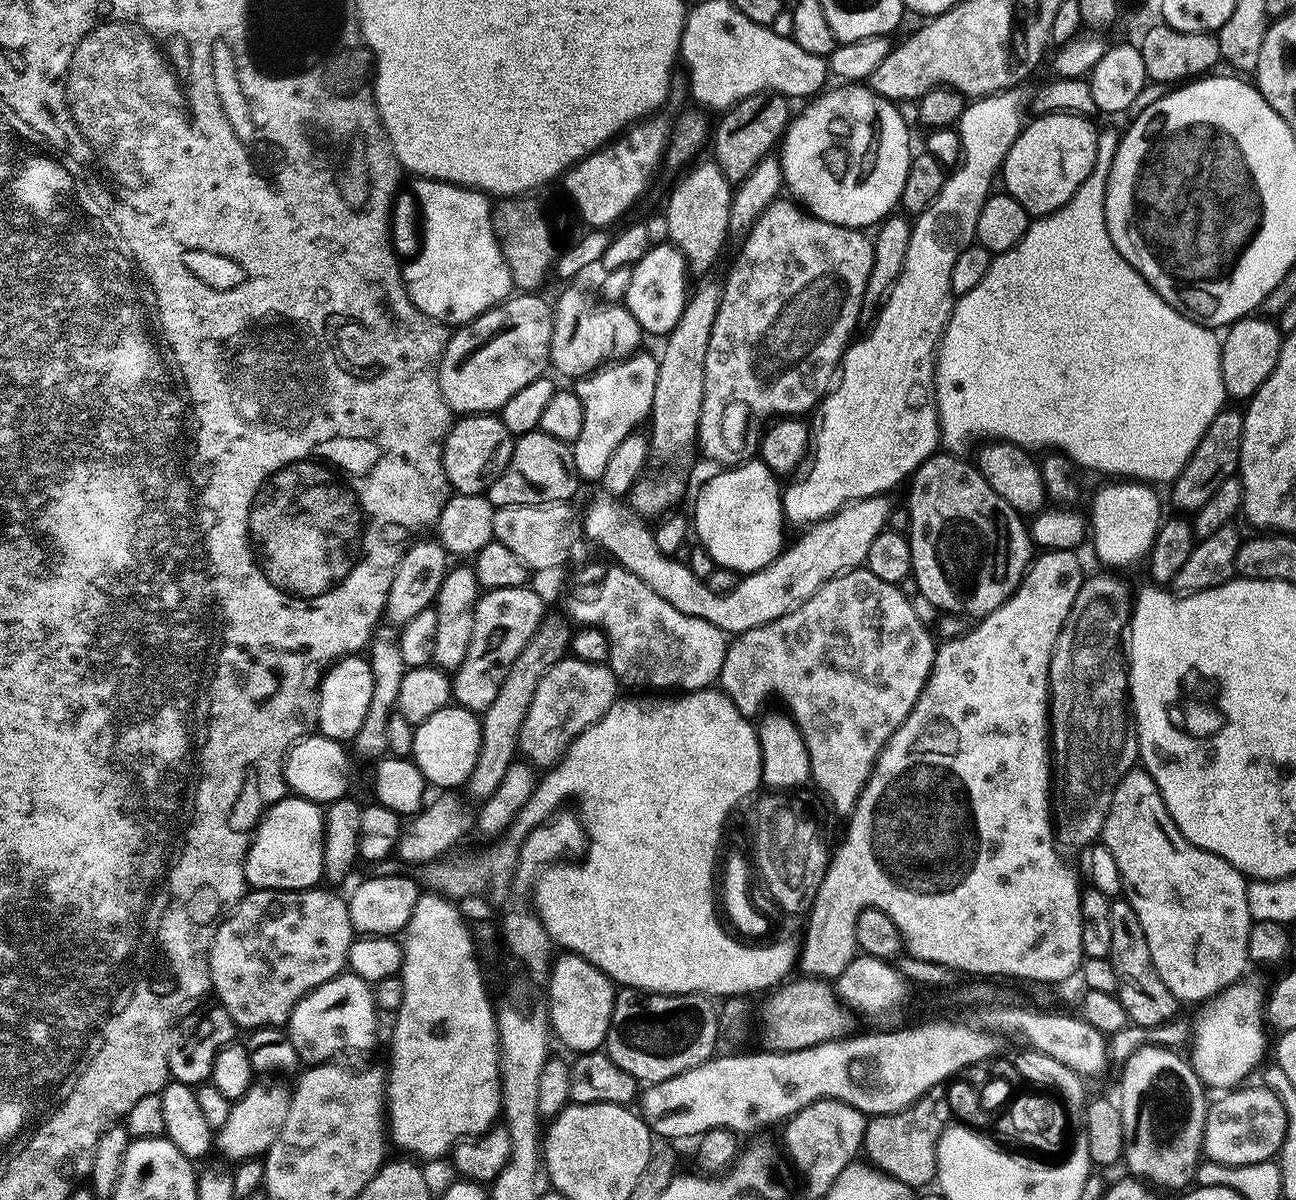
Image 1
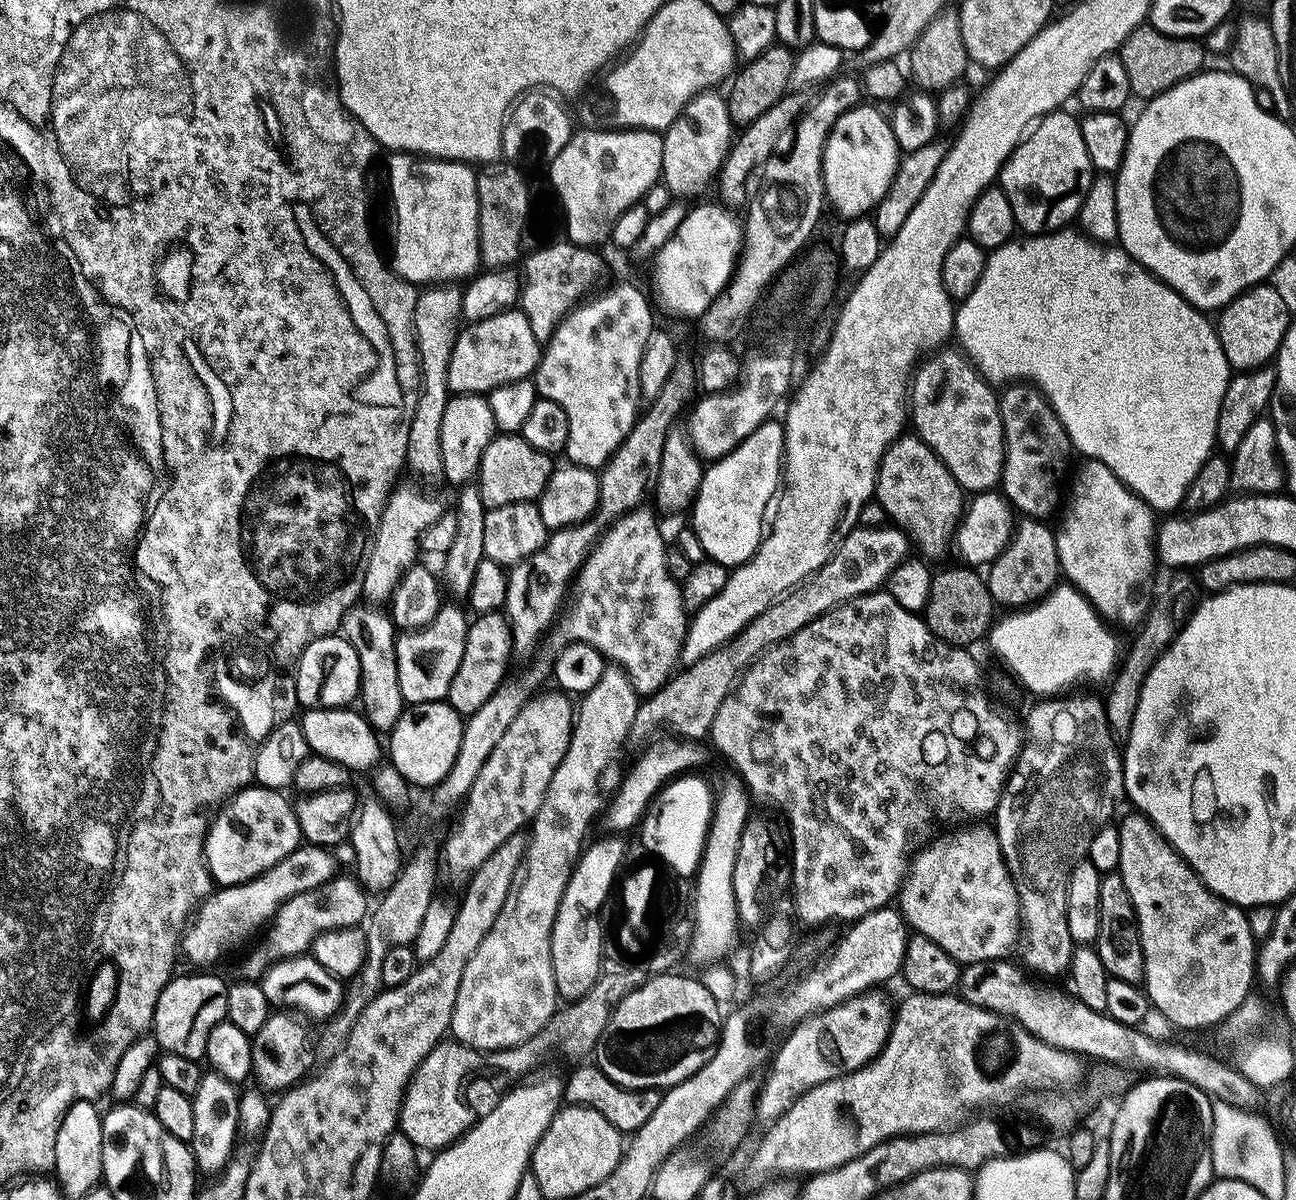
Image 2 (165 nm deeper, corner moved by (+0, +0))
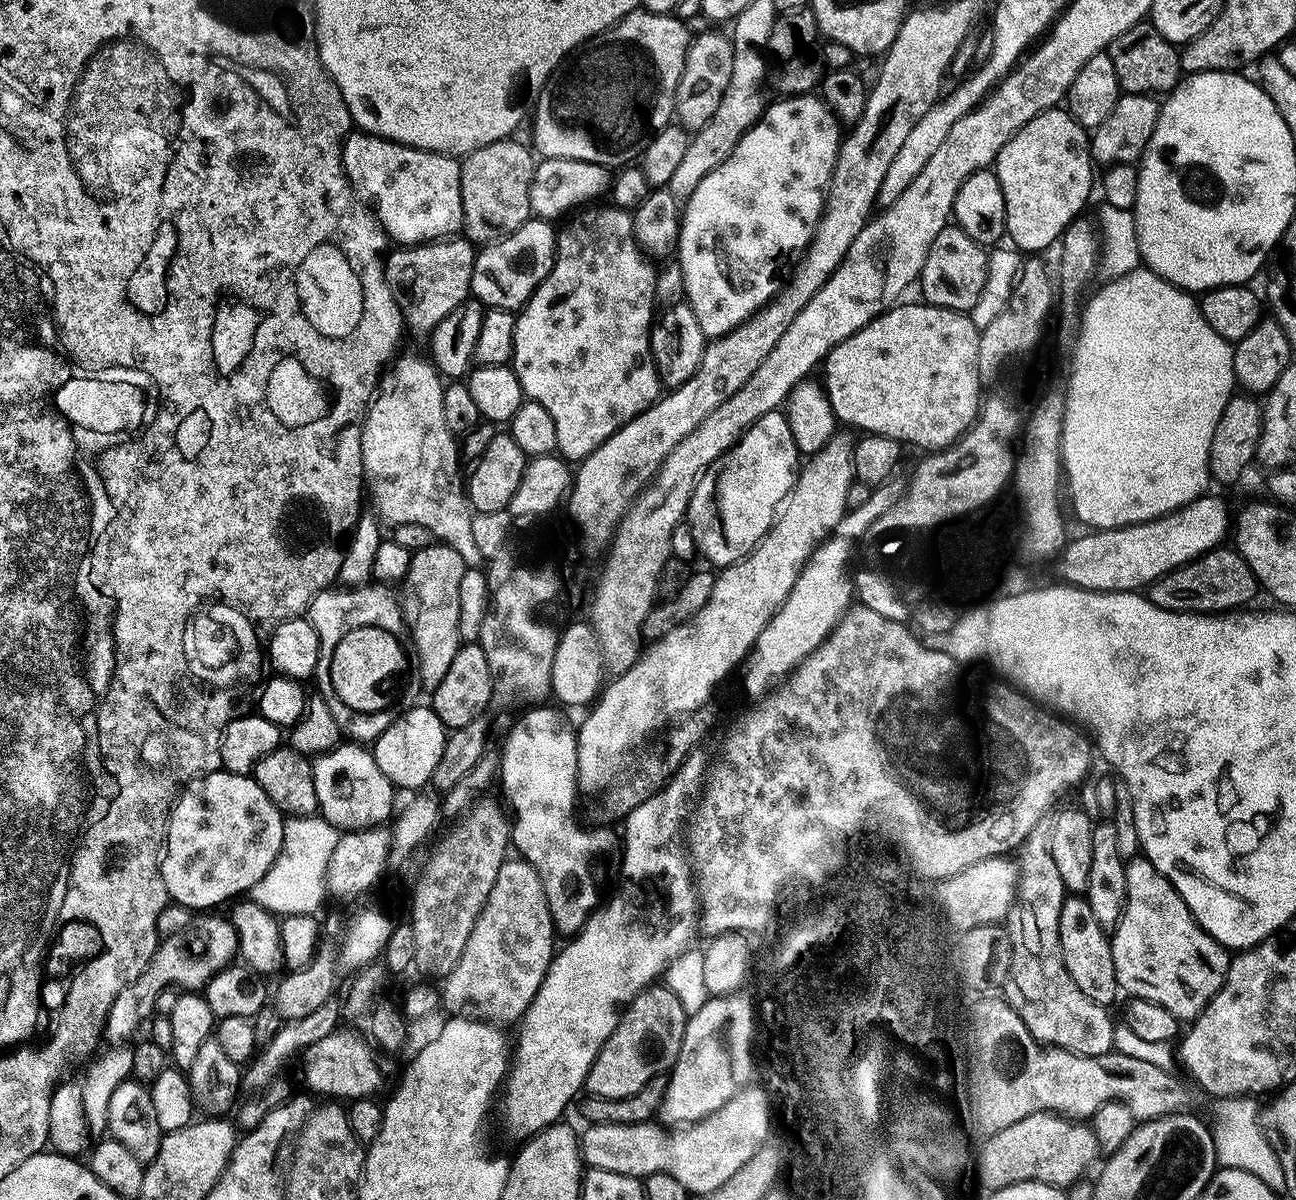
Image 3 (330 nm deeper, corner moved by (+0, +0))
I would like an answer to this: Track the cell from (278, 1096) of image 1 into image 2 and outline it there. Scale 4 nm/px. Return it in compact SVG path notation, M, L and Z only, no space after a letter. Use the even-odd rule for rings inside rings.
M276 1010L269 1015L266 1026L262 1026L262 1030L258 1030L258 1034L252 1037L254 1050L252 1074L255 1083L265 1093L284 1094L309 1079L310 1073L317 1067L314 1036L308 1033L307 1026L309 1027L299 1015L288 1010Z

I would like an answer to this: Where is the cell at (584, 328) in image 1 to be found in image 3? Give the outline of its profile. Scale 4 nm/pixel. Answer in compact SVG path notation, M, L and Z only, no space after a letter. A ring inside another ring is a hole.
M533 218L514 234L485 244L476 253L472 296L492 310L519 313L534 298L556 265L558 232L549 221Z

